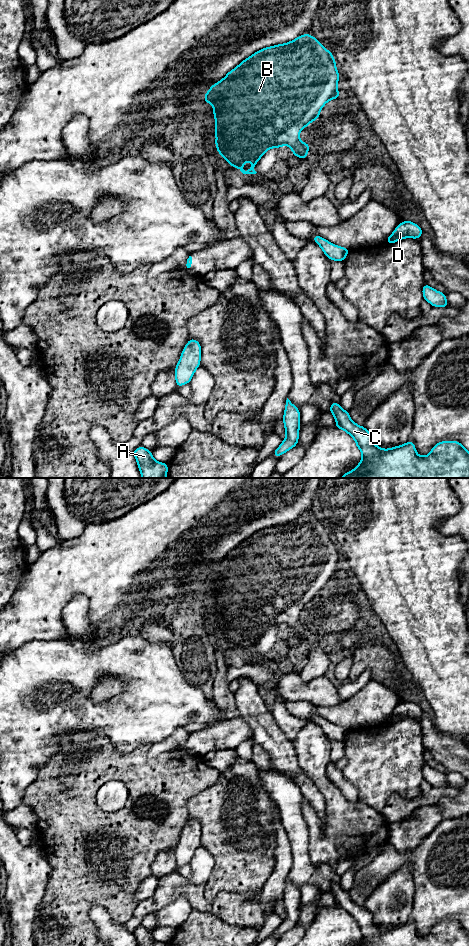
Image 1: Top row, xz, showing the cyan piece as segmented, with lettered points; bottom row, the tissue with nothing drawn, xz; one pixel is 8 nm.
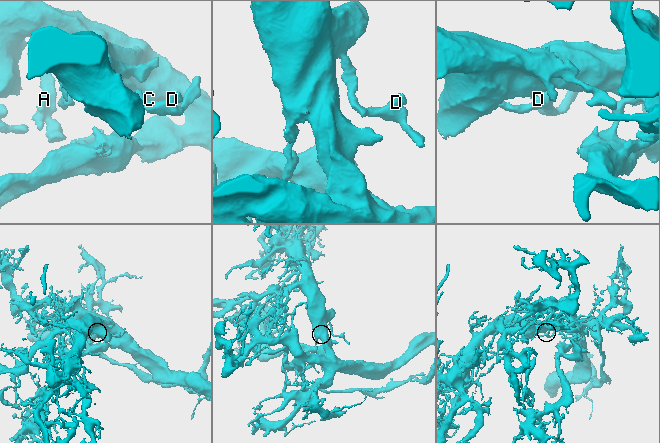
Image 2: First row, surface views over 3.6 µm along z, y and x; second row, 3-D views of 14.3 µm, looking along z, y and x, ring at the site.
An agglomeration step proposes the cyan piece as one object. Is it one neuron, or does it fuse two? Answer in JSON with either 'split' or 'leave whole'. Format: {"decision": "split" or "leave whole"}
{"decision": "leave whole"}

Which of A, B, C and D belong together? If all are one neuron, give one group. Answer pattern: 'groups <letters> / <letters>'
groups A B C D

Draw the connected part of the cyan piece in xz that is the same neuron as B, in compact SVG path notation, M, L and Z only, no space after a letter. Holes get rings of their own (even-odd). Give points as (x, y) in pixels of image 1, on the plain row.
M307 513L288 523L255 532L212 565L204 576L205 583L213 585L217 631L230 646L238 648L243 654L256 654L255 645L270 628L288 625L293 635L303 640L307 637L310 626L299 619L299 614L303 608L319 598L321 589L329 580L340 577L338 561L339 552L334 536L314 516ZM247 641L251 641L252 645L245 651L242 645Z

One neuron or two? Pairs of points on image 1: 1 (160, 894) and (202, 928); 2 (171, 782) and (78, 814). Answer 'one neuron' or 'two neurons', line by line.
1: two neurons
2: one neuron

